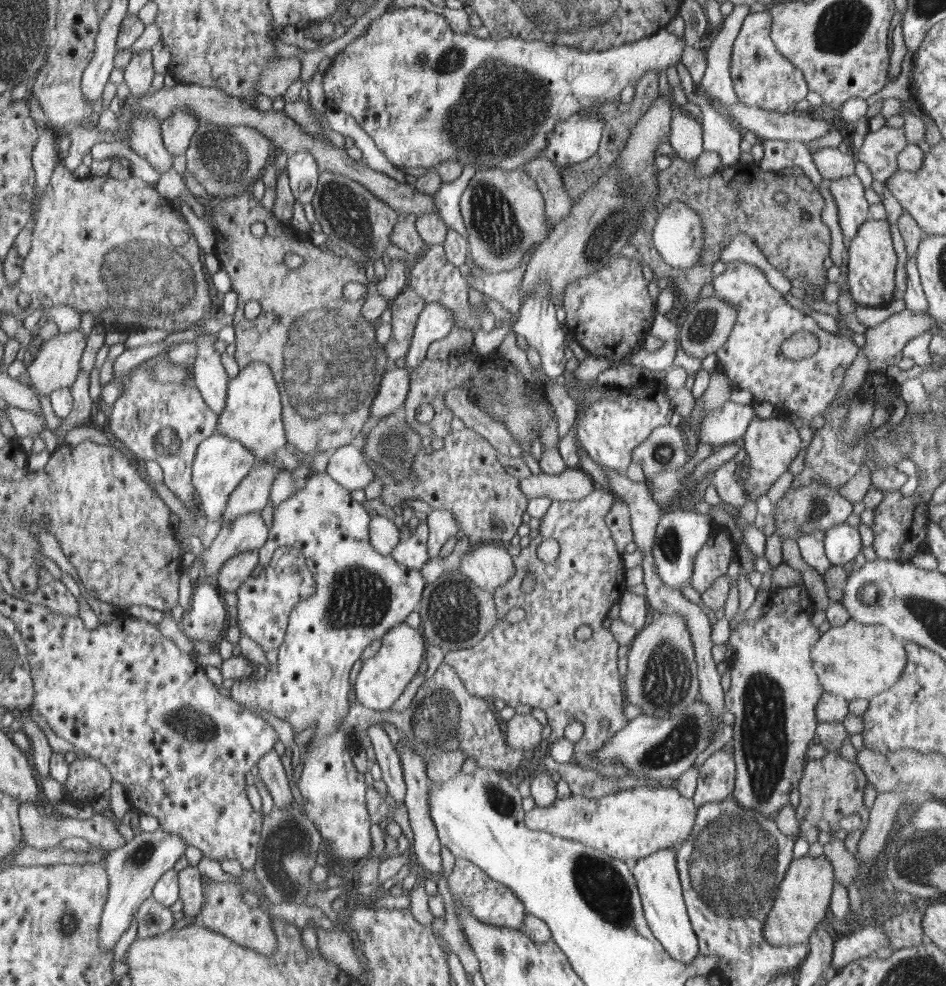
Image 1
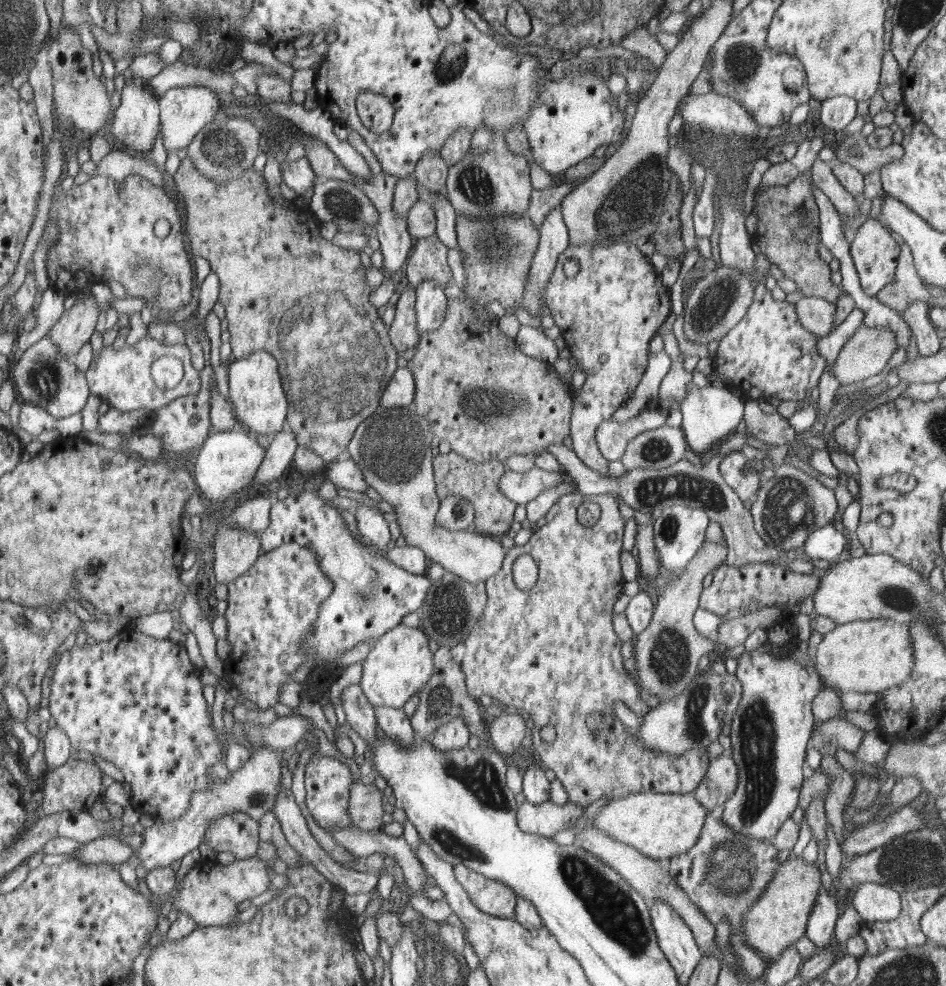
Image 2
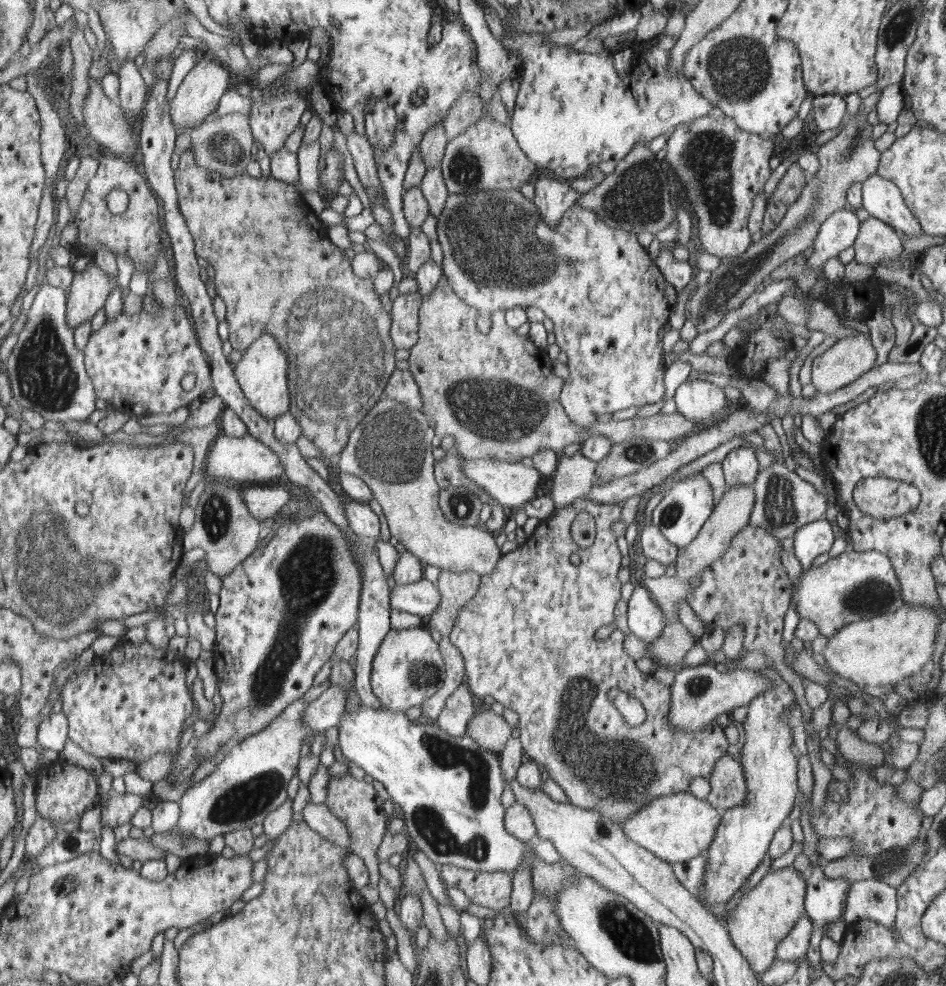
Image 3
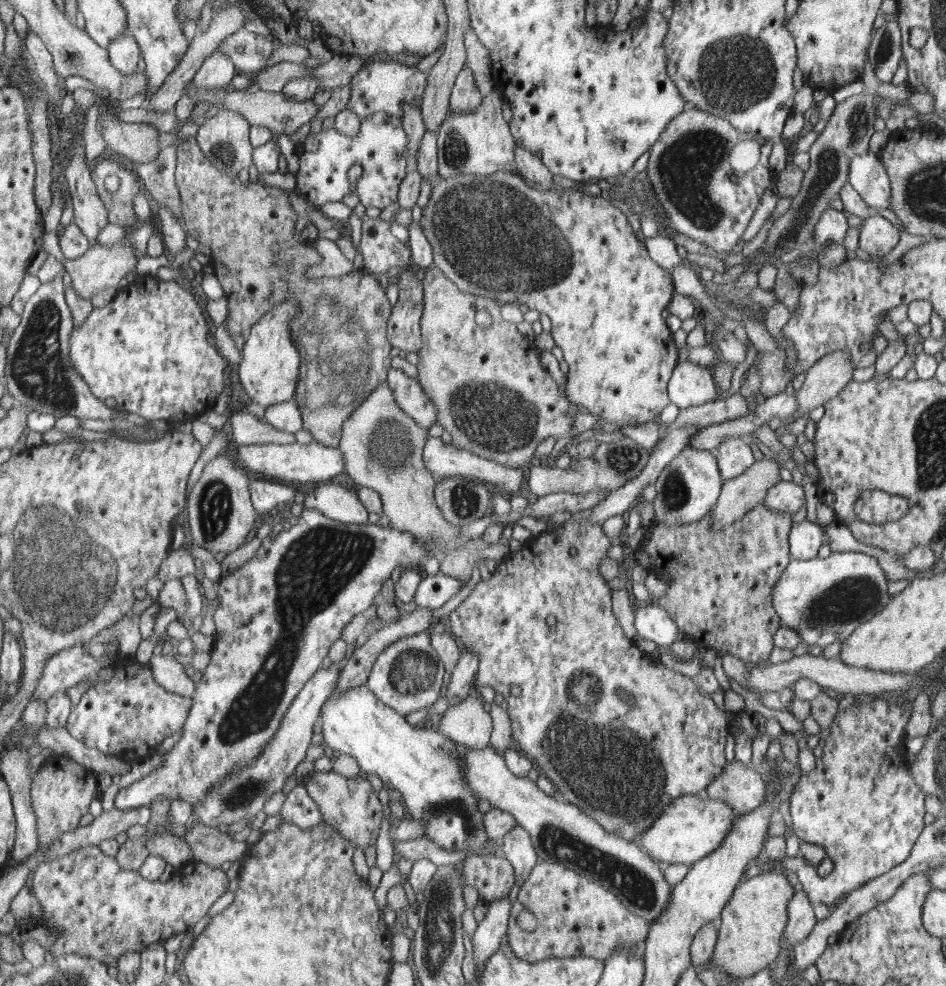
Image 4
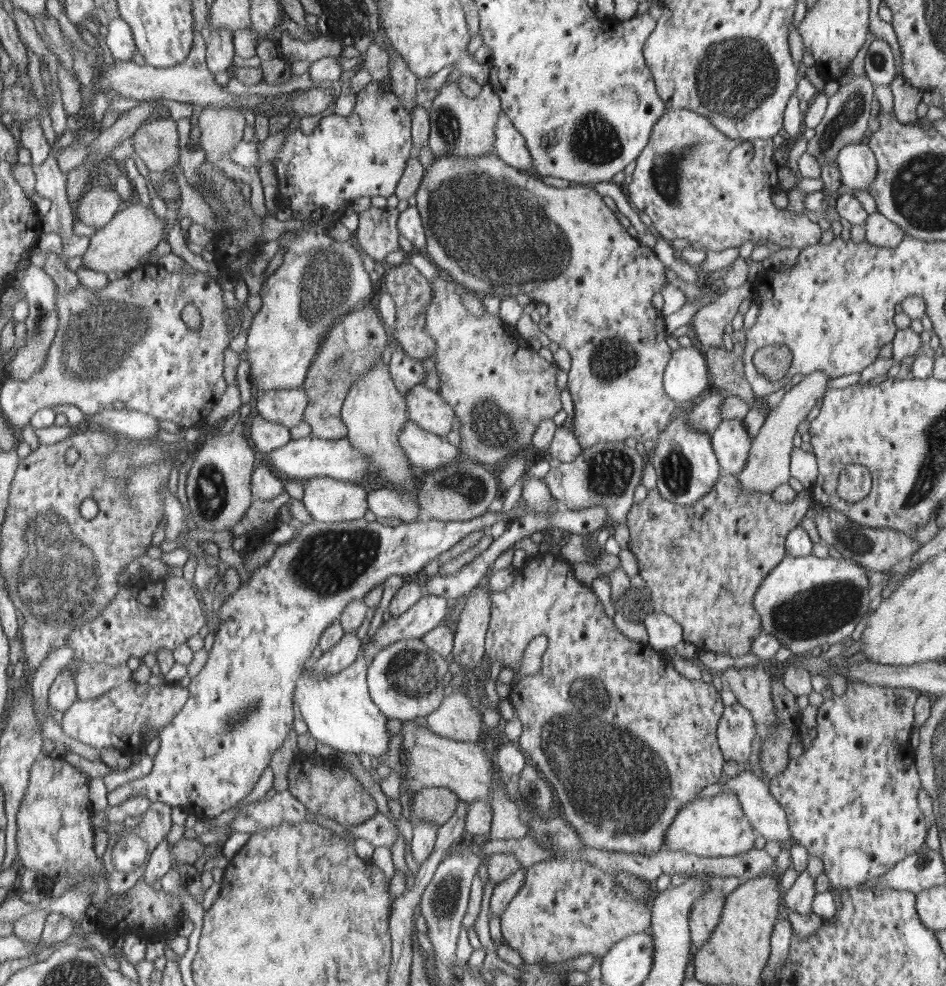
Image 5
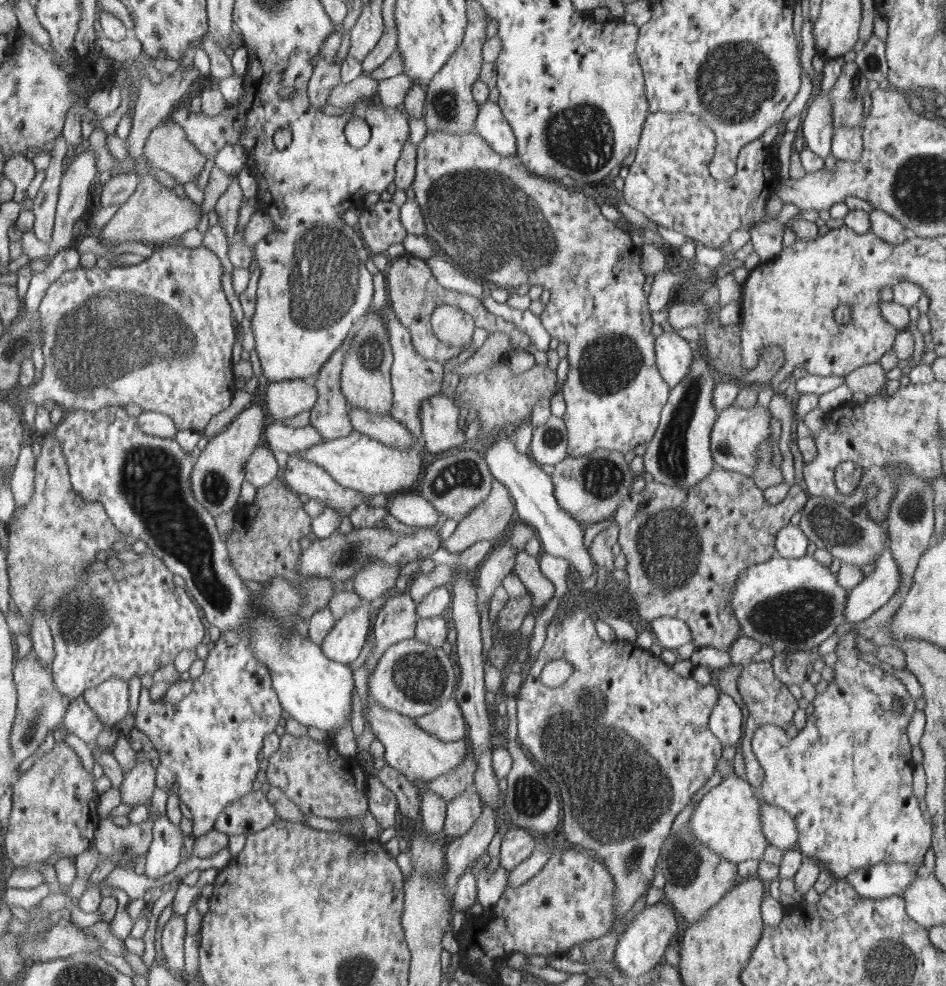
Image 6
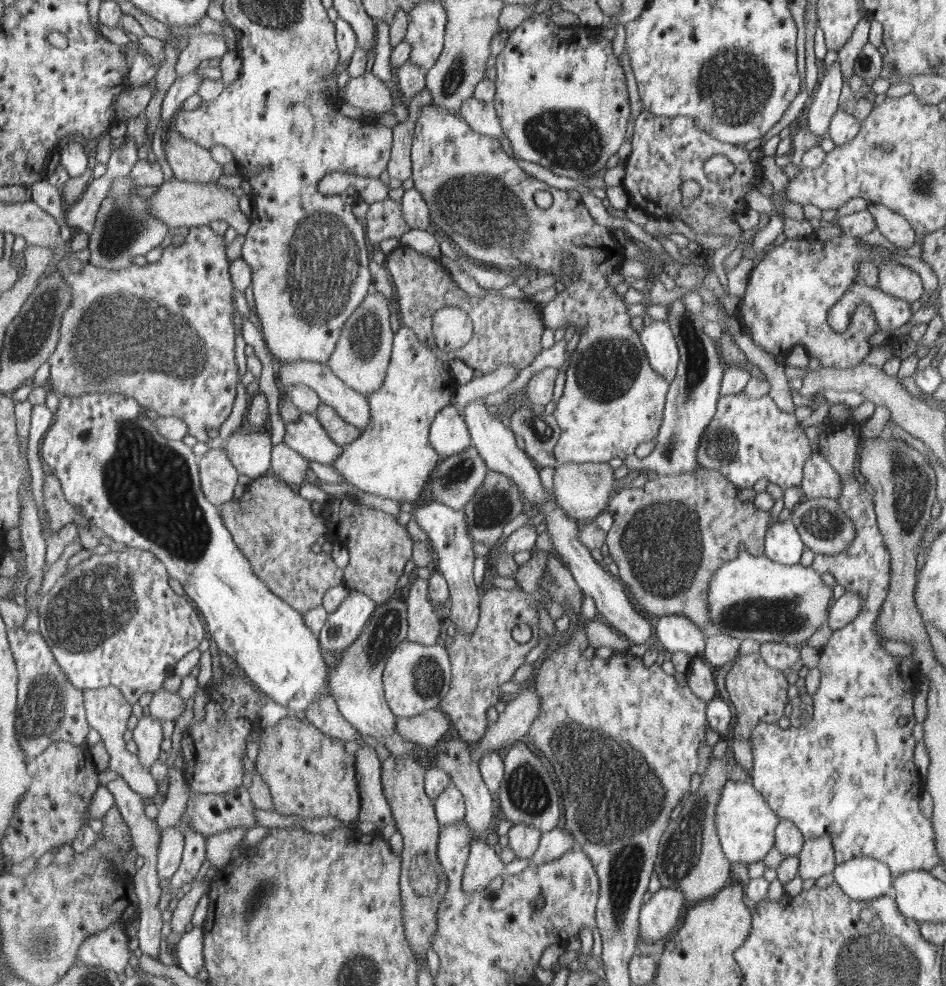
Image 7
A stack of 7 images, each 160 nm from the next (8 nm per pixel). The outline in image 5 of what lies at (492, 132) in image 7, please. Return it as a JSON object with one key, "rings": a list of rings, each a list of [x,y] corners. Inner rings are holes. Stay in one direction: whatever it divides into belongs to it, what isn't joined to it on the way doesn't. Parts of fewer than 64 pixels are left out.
{"rings":[[[500,114],[499,123],[496,126],[496,141],[494,154],[502,158],[511,166],[519,167],[520,170],[534,172],[531,152],[528,151],[526,140],[515,128],[515,124],[506,114]]]}

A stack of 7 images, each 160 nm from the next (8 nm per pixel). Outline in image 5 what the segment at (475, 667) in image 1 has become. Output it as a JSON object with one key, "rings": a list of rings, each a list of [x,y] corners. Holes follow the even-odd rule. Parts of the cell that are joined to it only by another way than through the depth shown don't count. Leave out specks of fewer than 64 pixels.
{"rings":[[[542,550],[541,554],[535,559],[530,560],[530,564],[522,563],[515,568],[514,583],[508,586],[502,592],[490,592],[490,622],[485,636],[485,656],[489,666],[492,662],[500,662],[502,668],[512,671],[519,670],[524,659],[524,651],[532,639],[538,636],[546,636],[548,644],[540,670],[534,674],[522,675],[521,679],[511,684],[511,694],[509,701],[516,710],[516,716],[522,723],[522,733],[515,744],[519,749],[536,764],[539,772],[551,784],[553,790],[556,790],[558,802],[562,806],[565,818],[577,830],[577,833],[584,840],[584,844],[592,848],[599,848],[609,852],[633,852],[633,854],[642,854],[652,856],[657,854],[662,848],[662,842],[666,842],[667,830],[672,826],[674,818],[680,813],[680,810],[686,806],[687,802],[700,796],[701,790],[708,785],[718,783],[722,776],[722,766],[725,766],[724,756],[717,739],[717,727],[722,713],[724,713],[724,704],[719,700],[719,694],[712,682],[706,684],[703,680],[692,682],[678,674],[660,654],[654,652],[654,648],[646,648],[628,640],[622,632],[616,628],[613,619],[606,616],[604,606],[596,598],[594,589],[580,583],[572,570],[572,564],[560,554],[552,554]]]}

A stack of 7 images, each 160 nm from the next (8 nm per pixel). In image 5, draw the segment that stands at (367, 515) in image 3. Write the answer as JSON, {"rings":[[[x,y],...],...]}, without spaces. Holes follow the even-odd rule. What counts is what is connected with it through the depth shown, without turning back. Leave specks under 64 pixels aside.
{"rings":[[[324,476],[308,478],[303,503],[314,521],[348,522],[364,519],[368,492],[354,483]]]}

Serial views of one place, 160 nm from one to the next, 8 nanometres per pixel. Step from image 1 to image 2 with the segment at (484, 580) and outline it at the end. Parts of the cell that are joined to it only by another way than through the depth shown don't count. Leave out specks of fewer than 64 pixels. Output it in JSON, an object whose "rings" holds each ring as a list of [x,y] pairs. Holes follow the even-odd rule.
{"rings":[[[380,405],[380,410],[376,410],[369,420],[352,438],[346,455],[362,467],[368,486],[396,508],[401,536],[406,537],[407,544],[419,546],[429,563],[437,562],[445,571],[459,575],[467,582],[486,583],[498,575],[508,551],[499,539],[466,529],[450,530],[435,522],[441,501],[436,486],[435,458],[441,440],[431,429],[428,419],[413,407],[384,408]]]}

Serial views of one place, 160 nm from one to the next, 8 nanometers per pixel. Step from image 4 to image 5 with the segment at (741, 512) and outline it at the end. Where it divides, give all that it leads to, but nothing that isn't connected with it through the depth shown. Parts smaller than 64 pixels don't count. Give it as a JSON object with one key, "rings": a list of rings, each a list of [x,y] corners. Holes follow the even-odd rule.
{"rings":[[[821,370],[815,371],[815,373],[804,375],[803,380],[786,392],[780,403],[767,413],[767,417],[755,437],[747,464],[736,475],[739,482],[742,482],[742,489],[746,490],[746,493],[764,492],[771,494],[781,484],[787,483],[791,477],[789,468],[791,452],[794,448],[792,438],[798,430],[798,425],[810,414],[810,410],[822,402],[828,389],[828,381],[832,380],[824,372],[820,372]]]}

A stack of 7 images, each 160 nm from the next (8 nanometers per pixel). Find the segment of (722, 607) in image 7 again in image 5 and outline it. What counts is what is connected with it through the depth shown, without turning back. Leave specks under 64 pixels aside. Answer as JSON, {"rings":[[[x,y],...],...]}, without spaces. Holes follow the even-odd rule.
{"rings":[[[786,554],[755,595],[755,610],[759,612],[763,632],[776,636],[781,646],[799,657],[824,644],[842,643],[870,612],[873,593],[866,572],[850,559]]]}

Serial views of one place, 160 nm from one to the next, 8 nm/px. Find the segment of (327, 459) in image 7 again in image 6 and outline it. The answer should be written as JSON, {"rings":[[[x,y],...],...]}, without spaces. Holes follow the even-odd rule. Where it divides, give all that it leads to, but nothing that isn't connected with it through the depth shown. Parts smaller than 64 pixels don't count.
{"rings":[[[273,421],[271,425],[267,426],[263,436],[264,443],[272,451],[288,452],[291,455],[325,441],[311,423],[304,427],[291,427],[283,422]]]}

